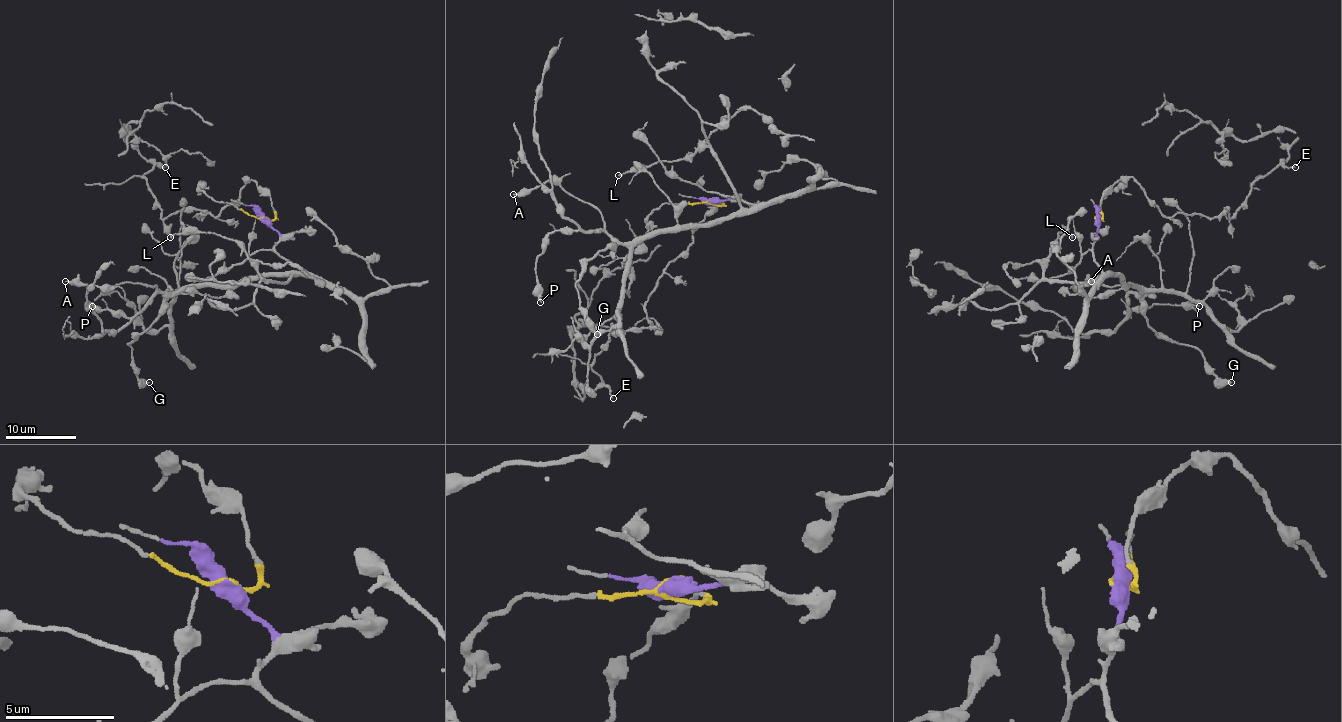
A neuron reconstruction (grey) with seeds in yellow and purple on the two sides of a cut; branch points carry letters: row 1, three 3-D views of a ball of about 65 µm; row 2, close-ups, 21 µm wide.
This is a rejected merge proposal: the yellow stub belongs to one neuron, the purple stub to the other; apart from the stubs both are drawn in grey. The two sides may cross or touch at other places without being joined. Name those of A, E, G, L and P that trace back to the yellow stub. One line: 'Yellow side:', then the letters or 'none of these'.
Yellow side: E

